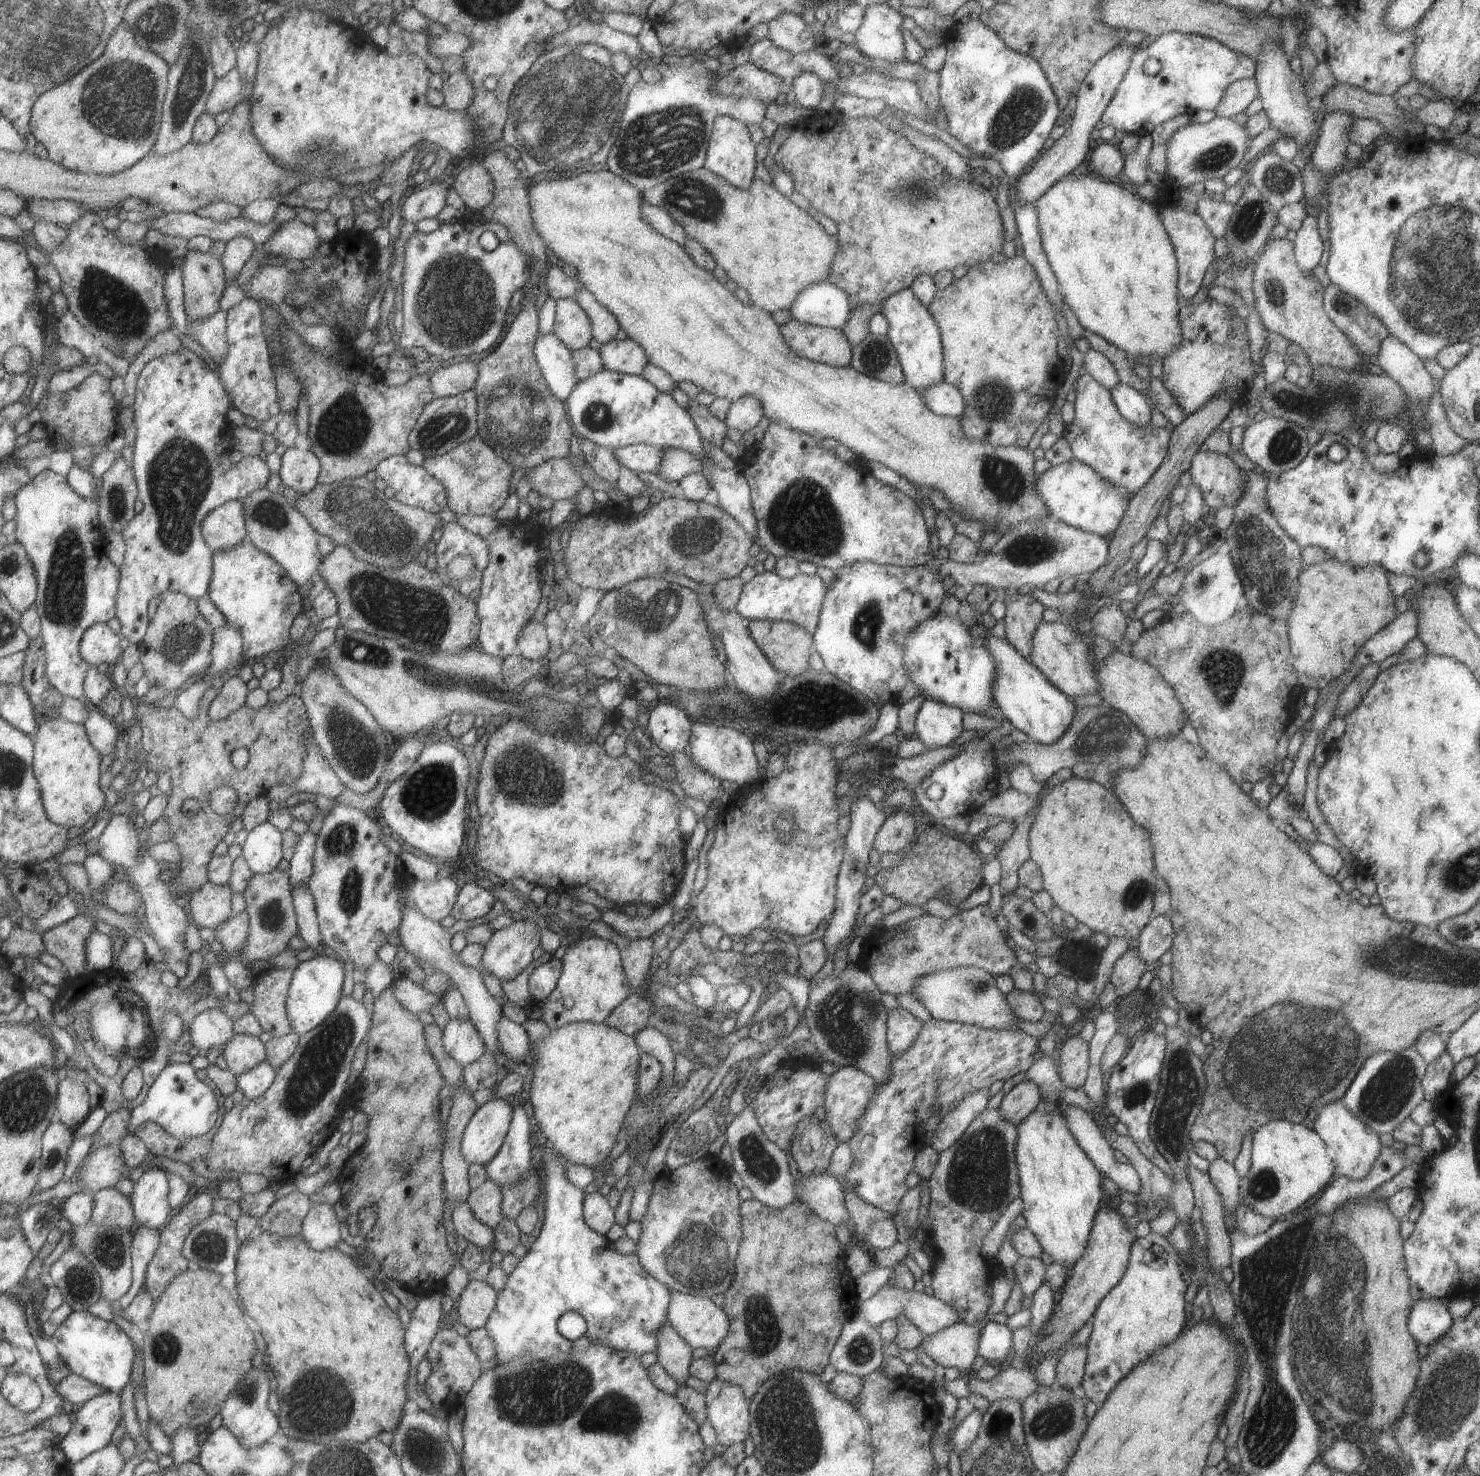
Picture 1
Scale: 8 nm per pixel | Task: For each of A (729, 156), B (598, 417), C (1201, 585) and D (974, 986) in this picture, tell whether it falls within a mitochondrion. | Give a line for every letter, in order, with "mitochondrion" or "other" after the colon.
A: other
B: mitochondrion
C: mitochondrion
D: mitochondrion

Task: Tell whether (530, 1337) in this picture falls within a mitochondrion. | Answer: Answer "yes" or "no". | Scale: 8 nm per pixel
yes

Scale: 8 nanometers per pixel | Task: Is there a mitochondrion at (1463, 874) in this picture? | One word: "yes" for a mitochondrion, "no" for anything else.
yes

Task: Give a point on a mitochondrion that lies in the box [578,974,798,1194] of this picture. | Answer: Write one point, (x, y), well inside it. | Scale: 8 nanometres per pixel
(753, 1156)

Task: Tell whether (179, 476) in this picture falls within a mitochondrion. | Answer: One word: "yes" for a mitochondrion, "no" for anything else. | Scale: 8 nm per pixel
yes

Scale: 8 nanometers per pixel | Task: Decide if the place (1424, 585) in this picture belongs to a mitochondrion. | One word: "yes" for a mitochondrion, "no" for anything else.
no

